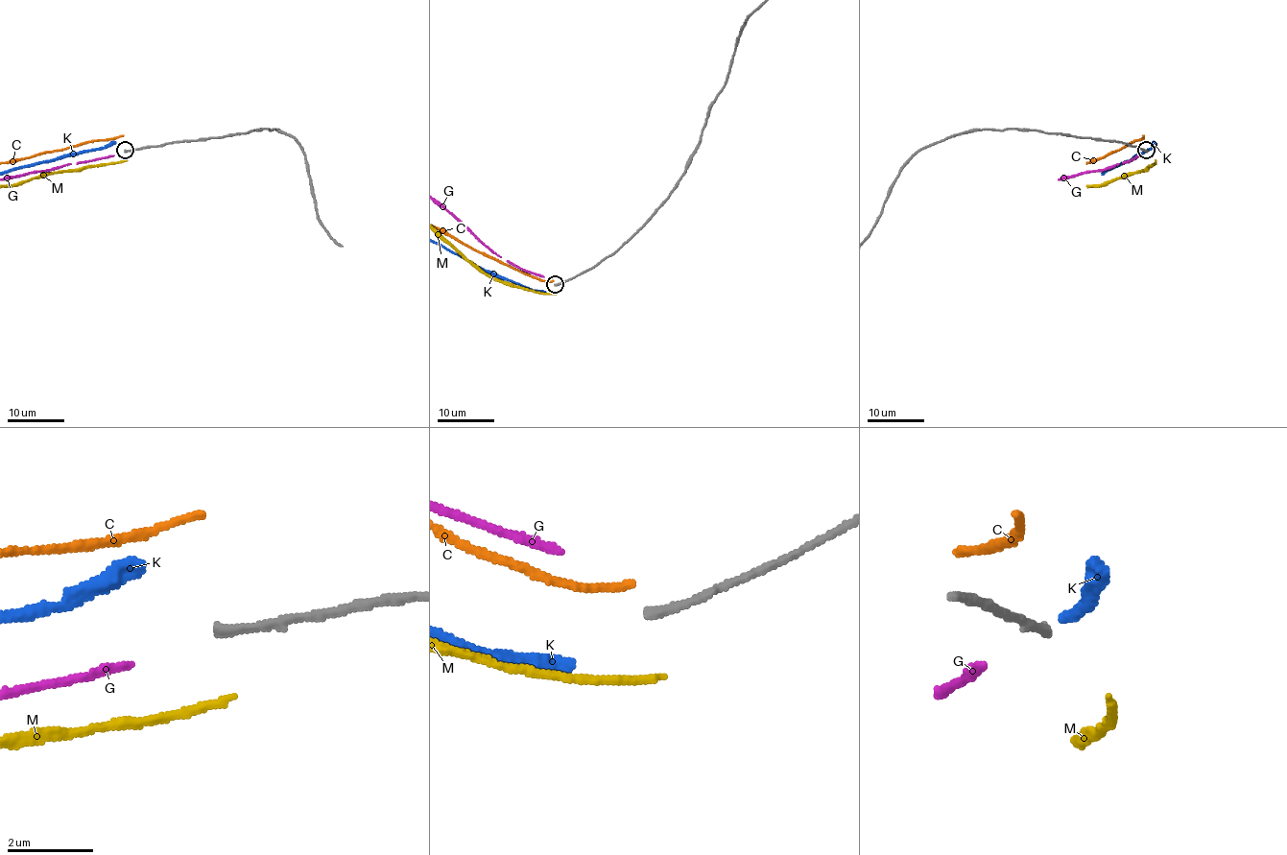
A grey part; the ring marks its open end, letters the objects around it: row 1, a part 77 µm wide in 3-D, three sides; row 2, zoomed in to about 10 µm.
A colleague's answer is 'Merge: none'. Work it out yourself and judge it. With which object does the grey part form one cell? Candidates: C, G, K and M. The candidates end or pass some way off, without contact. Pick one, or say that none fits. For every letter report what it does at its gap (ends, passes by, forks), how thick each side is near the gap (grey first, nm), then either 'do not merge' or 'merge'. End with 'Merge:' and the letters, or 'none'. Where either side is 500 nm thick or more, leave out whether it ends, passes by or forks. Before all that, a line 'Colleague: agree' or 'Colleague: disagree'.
Colleague: agree
C: it ends there; 240 nm thick on the grey side, 220 nm on the other; do not merge
G: it ends there; 240 nm thick on the grey side, 170 nm on the other; do not merge
K: it ends there; 240 nm thick on the grey side, 400 nm on the other; do not merge
M: it ends there; 240 nm thick on the grey side, 220 nm on the other; do not merge
Merge: none

